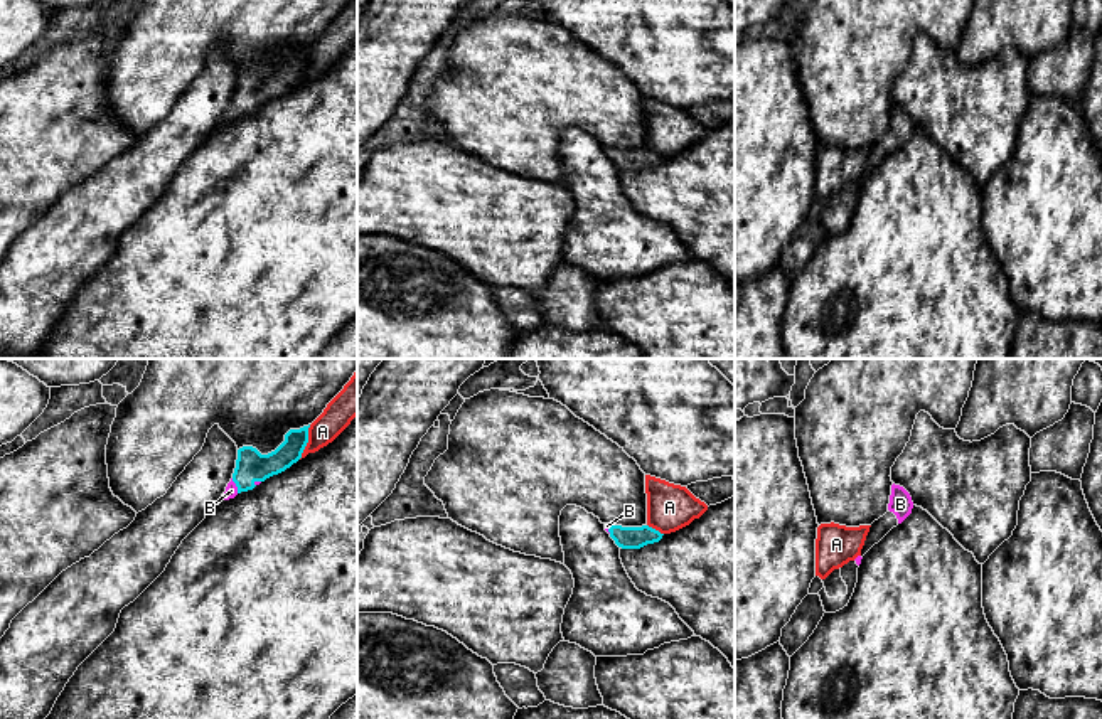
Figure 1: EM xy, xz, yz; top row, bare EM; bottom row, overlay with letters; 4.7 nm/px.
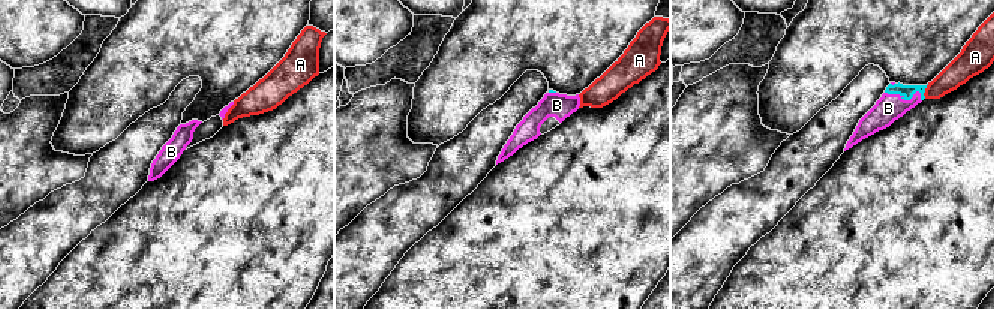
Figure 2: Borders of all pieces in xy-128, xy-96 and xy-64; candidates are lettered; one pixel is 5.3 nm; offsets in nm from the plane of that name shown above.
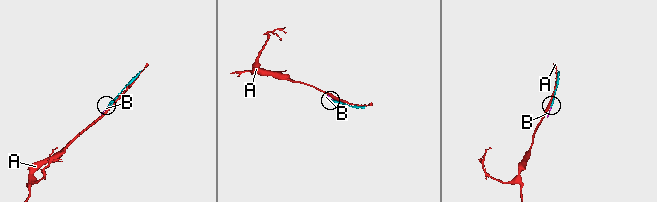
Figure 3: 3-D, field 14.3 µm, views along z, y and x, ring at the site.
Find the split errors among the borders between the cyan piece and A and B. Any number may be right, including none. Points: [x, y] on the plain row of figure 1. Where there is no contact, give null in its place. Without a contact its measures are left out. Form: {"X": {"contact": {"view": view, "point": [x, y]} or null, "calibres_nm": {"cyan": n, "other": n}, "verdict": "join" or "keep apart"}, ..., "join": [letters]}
{"A": {"contact": {"view": "xy", "point": [307, 64]}, "calibres_nm": {"cyan": 120, "other": 140}, "verdict": "keep apart"}, "B": {"contact": {"view": "xy", "point": [236, 108]}, "calibres_nm": {"cyan": 150, "other": 60}, "verdict": "join"}, "join": ["B"]}

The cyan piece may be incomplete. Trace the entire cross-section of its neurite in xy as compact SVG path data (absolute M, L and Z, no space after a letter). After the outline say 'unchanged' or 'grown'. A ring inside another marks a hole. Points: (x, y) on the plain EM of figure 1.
M310 47L300 52L290 52L285 57L285 64L268 77L261 77L253 69L239 71L233 101L222 116L221 125L234 121L241 115L253 113L266 101L278 98L297 86L308 66L308 51Z | grown

